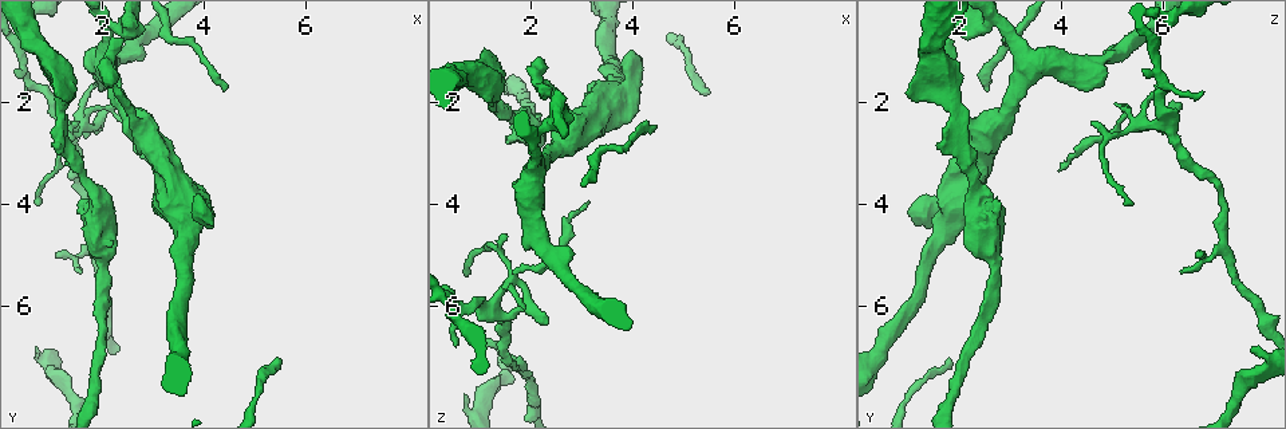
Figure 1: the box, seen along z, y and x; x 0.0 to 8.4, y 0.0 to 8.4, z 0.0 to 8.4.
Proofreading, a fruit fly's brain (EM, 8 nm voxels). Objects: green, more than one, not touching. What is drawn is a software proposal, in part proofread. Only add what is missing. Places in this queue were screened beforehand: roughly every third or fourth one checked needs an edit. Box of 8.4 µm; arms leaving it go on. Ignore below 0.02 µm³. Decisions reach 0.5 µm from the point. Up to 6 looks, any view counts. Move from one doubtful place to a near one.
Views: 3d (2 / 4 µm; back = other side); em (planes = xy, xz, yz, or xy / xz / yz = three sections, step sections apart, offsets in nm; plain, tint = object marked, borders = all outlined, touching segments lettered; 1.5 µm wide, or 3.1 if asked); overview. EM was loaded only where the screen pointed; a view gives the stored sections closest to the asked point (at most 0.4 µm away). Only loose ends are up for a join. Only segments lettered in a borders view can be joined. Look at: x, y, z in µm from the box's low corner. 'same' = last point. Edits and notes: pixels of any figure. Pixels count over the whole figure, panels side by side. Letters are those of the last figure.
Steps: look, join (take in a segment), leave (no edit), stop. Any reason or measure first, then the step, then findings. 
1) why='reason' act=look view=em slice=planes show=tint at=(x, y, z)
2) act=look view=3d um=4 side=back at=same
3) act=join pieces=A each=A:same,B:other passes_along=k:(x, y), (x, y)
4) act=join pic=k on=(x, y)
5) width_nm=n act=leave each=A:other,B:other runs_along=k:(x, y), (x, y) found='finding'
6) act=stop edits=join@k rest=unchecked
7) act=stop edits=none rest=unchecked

act=look view=3d um=2 side=back at=(0.75, 6.85, 7.70)

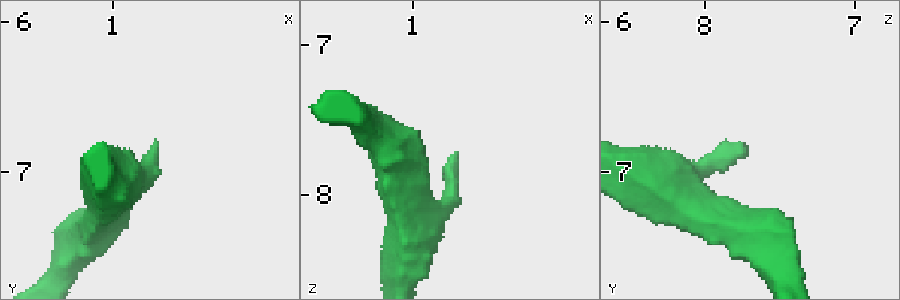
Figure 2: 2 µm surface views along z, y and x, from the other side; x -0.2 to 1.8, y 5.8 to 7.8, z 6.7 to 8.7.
act=look view=em slice=yz step=4 show=plain at=(0.68, 6.84, 7.70)

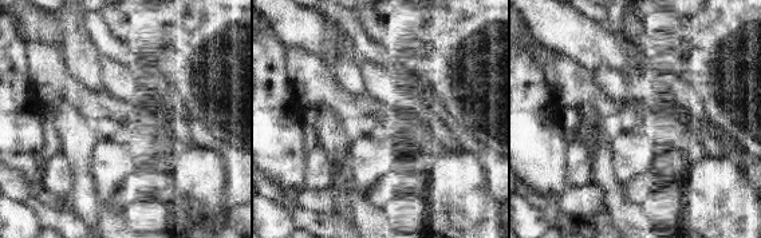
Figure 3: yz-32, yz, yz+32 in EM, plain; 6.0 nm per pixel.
act=look view=em slice=yz step=4 show=borders at=same

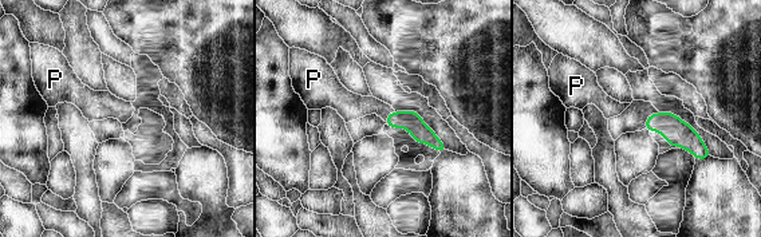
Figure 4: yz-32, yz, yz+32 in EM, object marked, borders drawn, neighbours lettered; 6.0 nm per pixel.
act=join pieces=P each=P:same passes_along=4:(410, 121), (389, 115), (350, 106) found='it goes on there'

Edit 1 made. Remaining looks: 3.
act=look view=overview

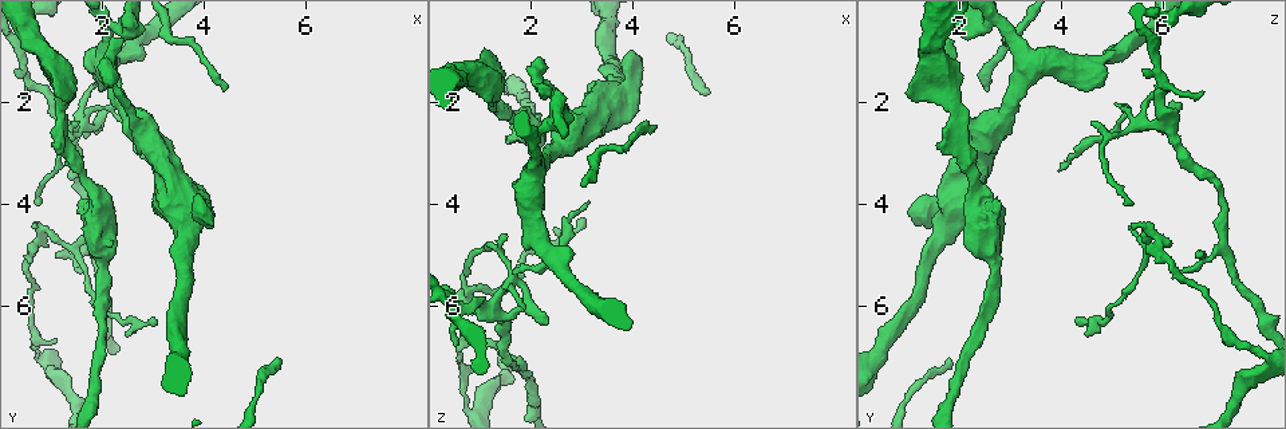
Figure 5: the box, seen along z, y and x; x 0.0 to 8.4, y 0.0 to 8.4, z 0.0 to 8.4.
why='thin end' act=look view=em slice=planes show=borders at=(1.45, 2.45, 4.60)

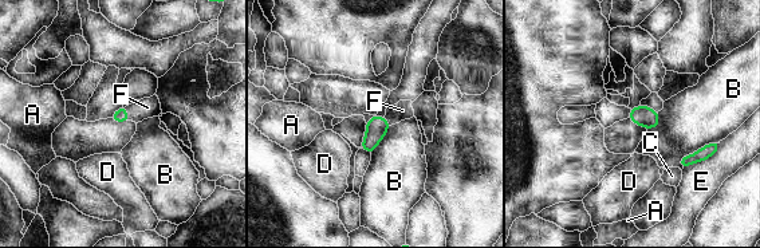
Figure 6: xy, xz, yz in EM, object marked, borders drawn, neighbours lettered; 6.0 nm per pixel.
act=join pieces=F each=A:other,B:other,C:other,D:other,E:other,F:same found='it goes on there'

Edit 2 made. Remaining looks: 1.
act=stop edits=join@4,join@6 rest=unchecked

